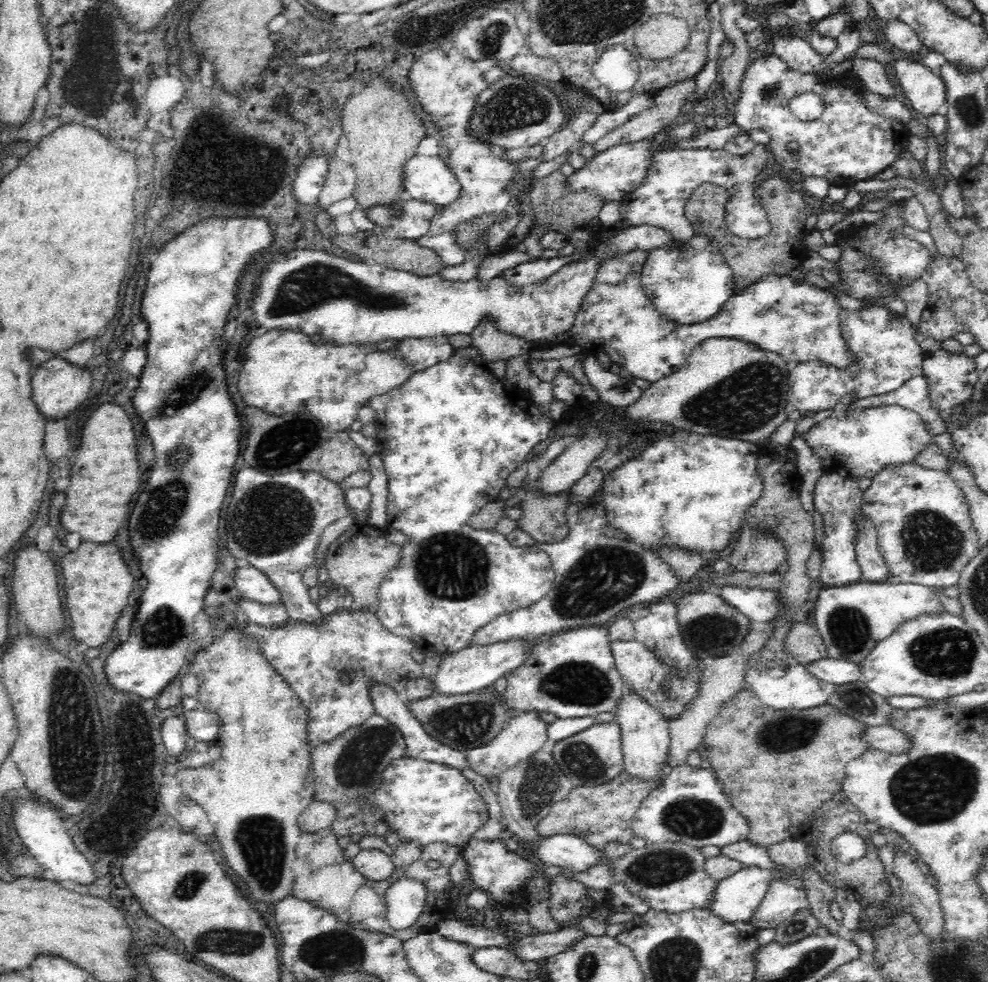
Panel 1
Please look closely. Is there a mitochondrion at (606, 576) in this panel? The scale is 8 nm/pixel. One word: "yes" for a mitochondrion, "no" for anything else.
yes

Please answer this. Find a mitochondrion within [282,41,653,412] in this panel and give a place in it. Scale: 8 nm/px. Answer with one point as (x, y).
(516, 107)

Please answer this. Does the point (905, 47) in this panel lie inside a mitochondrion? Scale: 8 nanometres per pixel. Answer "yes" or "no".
no

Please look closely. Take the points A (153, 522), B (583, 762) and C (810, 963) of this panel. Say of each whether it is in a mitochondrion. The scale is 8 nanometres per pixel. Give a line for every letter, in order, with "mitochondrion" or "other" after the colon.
A: mitochondrion
B: mitochondrion
C: mitochondrion

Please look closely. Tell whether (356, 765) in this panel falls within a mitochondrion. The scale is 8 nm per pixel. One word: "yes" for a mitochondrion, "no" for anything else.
yes

